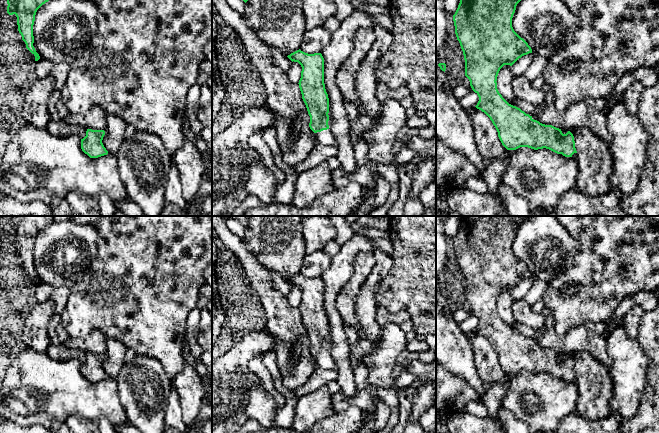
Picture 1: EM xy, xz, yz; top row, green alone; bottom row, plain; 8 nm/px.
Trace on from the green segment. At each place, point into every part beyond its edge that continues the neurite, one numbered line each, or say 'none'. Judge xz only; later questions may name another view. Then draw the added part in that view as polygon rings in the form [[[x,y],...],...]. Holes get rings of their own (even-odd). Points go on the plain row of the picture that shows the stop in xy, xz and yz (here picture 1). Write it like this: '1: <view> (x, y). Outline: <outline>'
1: xz (325, 361). Outline: [[[330,353],[315,357],[317,365],[327,370],[337,370],[337,366]]]

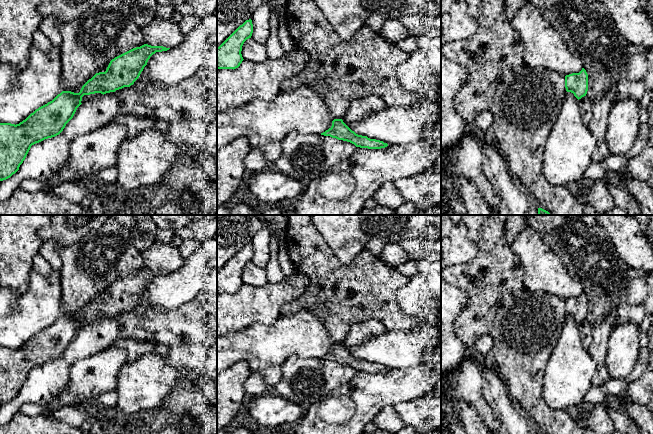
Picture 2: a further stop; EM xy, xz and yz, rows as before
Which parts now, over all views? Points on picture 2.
none

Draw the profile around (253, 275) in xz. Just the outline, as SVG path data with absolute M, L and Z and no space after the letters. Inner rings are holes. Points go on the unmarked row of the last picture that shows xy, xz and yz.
M252 262L244 266L241 278L243 283L257 288L268 284L265 268L258 267Z

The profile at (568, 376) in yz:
M567 316L544 372L542 396L546 404L552 409L581 408L596 372L596 362L582 345L578 323Z

